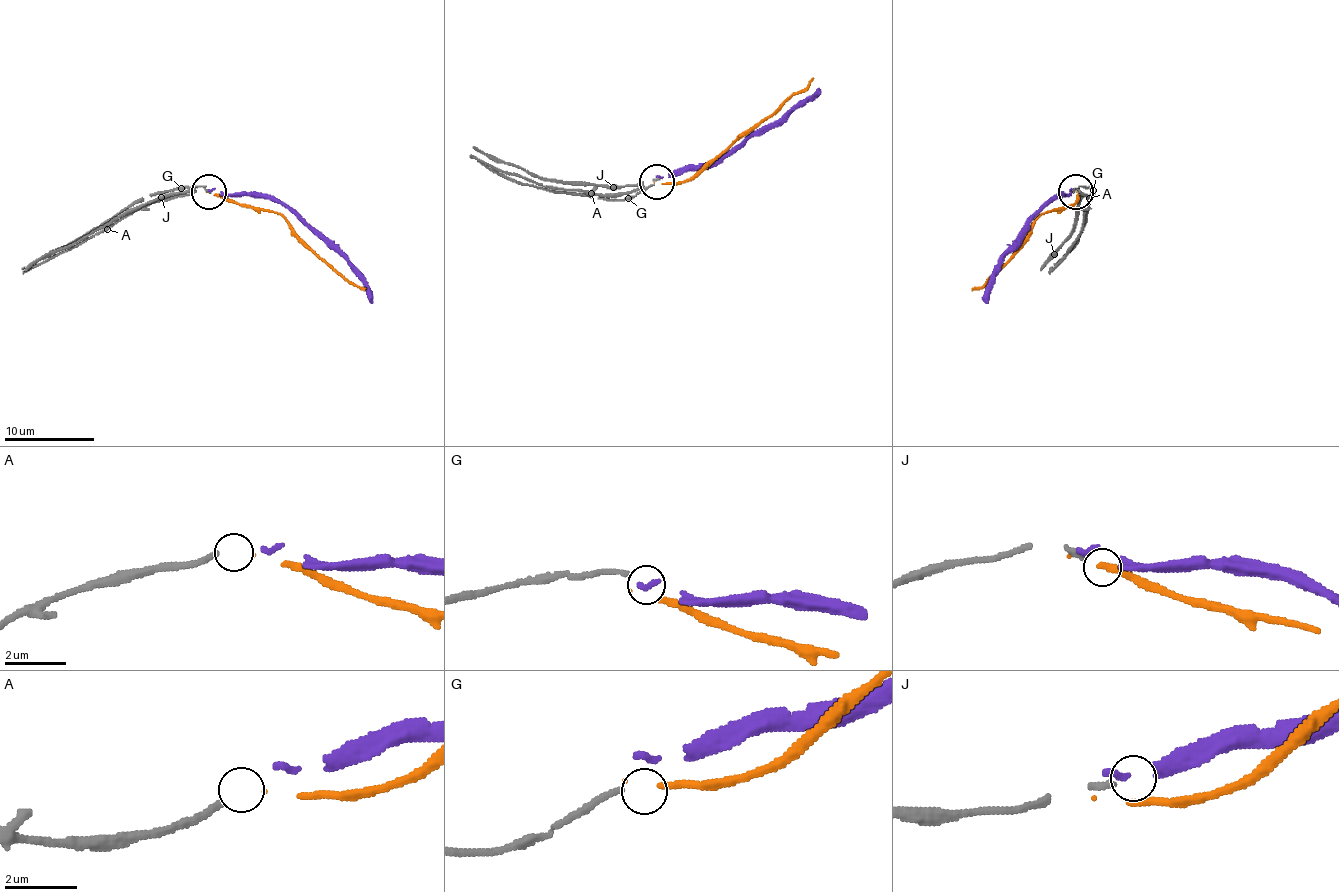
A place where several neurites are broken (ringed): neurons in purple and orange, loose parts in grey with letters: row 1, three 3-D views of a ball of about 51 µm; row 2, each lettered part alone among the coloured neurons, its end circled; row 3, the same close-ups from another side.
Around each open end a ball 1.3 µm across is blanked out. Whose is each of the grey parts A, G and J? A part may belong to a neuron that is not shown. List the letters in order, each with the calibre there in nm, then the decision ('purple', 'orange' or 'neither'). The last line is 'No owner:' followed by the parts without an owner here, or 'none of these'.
A: 170 nm thick; neither
G: 140 nm thick; neither
J: 170 nm thick; neither
No owner: A, G, J

